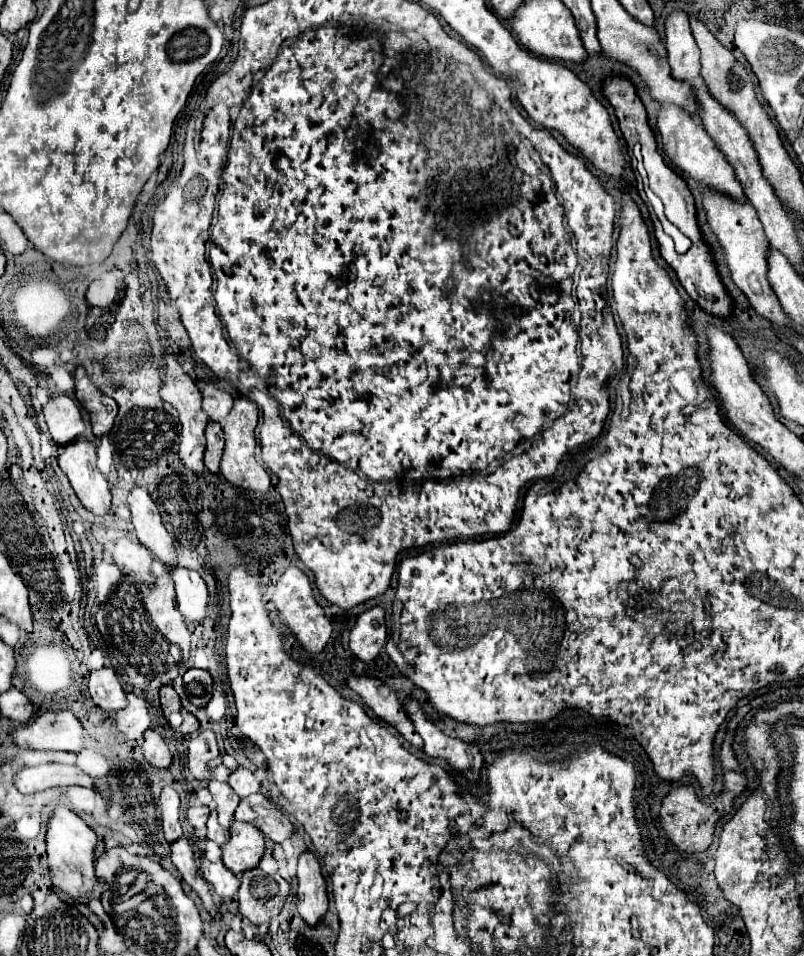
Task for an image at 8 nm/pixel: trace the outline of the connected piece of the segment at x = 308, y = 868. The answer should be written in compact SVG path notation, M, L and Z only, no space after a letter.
M302 853L298 861L298 913L308 925L314 927L326 911L328 893L320 865L312 853Z

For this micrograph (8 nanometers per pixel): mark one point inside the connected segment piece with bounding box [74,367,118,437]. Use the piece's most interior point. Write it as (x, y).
(102, 409)

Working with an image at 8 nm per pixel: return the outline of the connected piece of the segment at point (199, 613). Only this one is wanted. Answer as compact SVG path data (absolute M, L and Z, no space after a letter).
M168 567L168 575L174 583L180 613L186 621L202 621L208 611L208 589L198 571L184 567Z

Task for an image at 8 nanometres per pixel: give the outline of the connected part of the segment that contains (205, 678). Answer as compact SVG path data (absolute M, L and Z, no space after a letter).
M189 669L184 673L184 691L194 705L206 705L212 697L211 676L202 669Z

